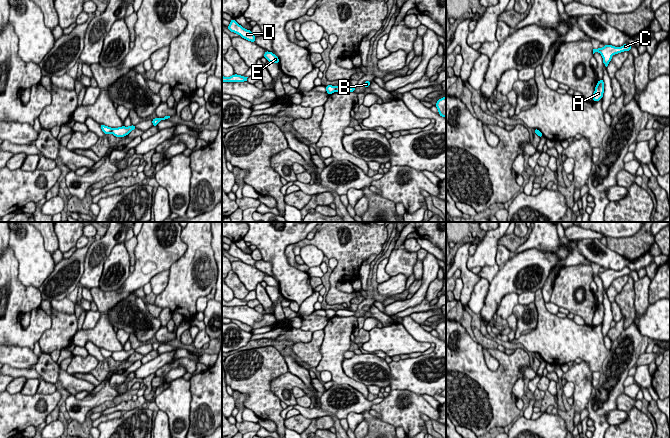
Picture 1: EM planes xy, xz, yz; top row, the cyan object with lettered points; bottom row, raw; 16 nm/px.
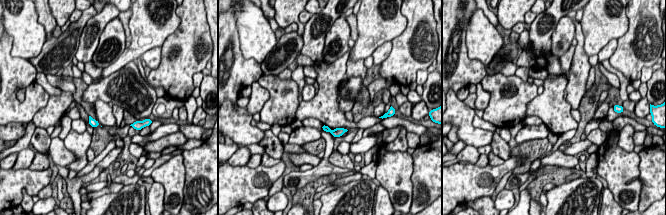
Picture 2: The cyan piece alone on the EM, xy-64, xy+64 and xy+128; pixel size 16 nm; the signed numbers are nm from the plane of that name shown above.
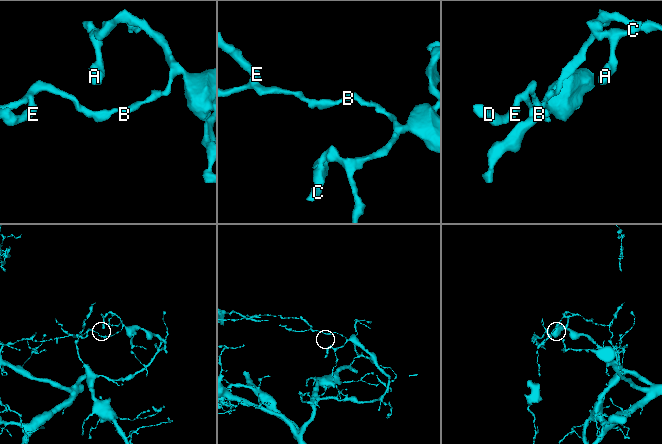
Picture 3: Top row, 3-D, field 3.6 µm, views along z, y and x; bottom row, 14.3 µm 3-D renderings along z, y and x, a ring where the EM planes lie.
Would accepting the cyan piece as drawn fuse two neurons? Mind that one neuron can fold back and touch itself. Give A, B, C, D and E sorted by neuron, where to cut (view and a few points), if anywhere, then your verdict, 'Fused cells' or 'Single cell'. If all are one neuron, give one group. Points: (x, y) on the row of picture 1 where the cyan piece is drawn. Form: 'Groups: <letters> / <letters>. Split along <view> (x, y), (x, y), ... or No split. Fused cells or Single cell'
Groups: A B C / D E. Split along xy (112, 128), (110, 132). Fused cells

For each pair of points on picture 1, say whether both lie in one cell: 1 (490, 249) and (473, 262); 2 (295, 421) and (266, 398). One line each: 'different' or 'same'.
1: same
2: different

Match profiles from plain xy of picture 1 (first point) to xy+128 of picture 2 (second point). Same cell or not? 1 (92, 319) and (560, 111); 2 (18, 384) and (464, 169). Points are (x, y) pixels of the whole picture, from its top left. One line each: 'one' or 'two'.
1: two
2: two

